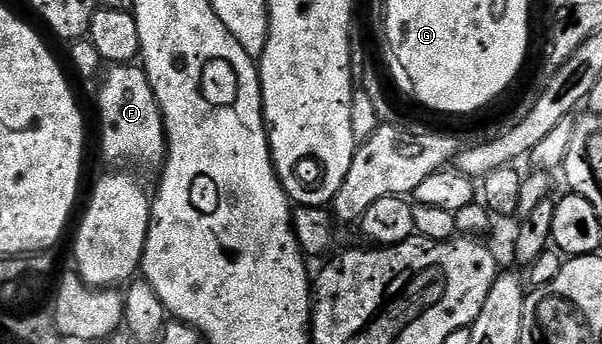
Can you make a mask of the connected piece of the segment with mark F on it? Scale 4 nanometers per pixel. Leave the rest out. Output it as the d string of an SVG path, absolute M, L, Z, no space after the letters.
M139 64L131 65L114 65L107 70L109 73L103 74L104 82L100 85L100 149L104 152L104 157L109 161L112 167L132 167L128 165L141 165L144 169L159 170L164 164L164 158L168 155L168 137L164 133L164 116L158 107L158 99L154 95L154 91L150 87L150 79L146 75L146 71Z

